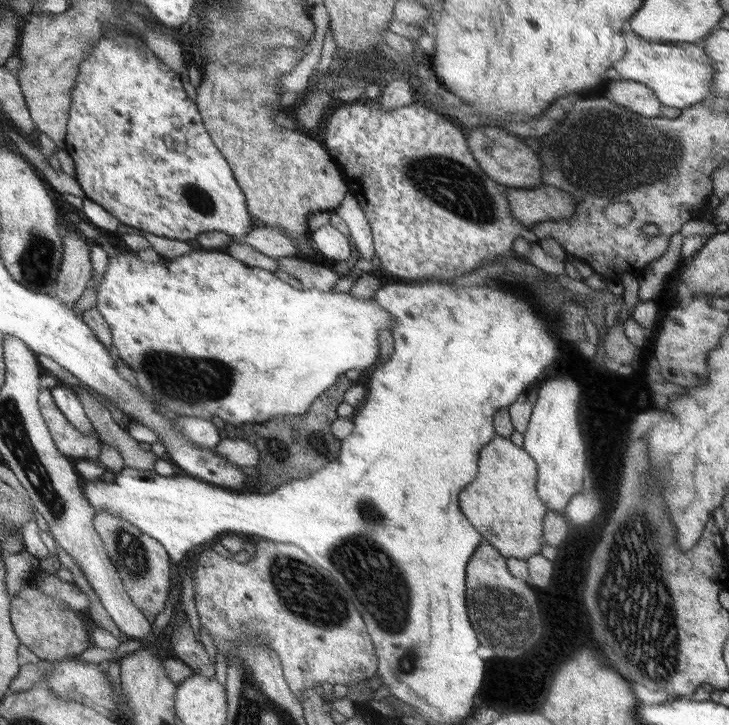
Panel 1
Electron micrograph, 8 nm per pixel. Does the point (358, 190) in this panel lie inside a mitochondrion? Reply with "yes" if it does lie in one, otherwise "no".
no

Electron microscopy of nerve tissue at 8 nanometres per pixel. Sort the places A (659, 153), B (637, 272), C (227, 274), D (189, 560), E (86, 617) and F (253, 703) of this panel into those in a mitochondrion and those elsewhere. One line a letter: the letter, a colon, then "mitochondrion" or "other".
A: mitochondrion
B: other
C: other
D: other
E: other
F: mitochondrion

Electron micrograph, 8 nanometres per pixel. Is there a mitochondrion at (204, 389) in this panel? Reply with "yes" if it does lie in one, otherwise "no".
yes

